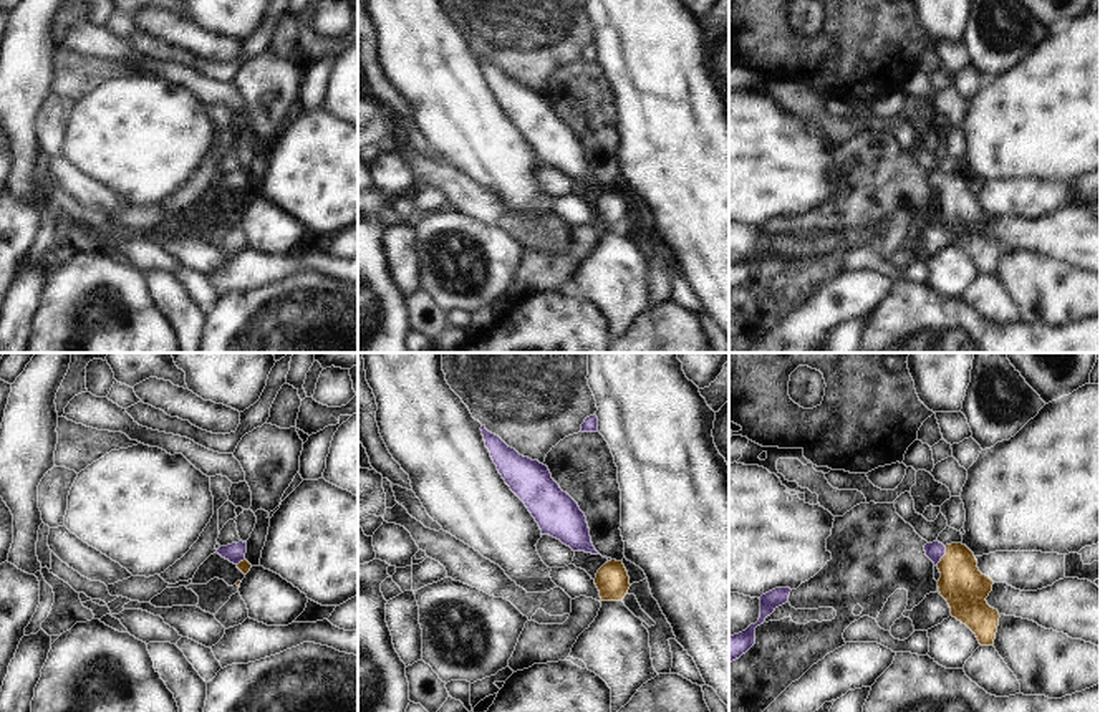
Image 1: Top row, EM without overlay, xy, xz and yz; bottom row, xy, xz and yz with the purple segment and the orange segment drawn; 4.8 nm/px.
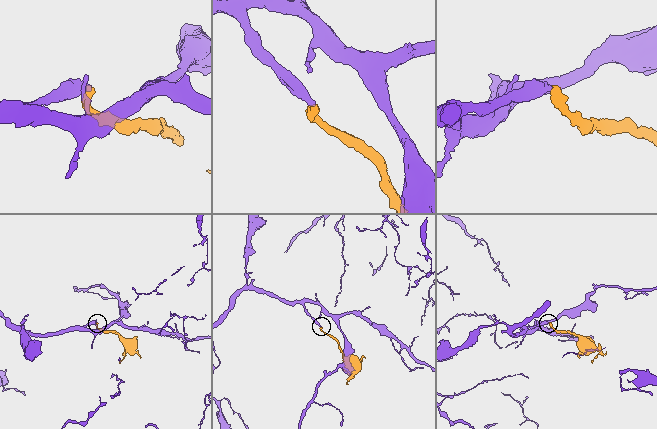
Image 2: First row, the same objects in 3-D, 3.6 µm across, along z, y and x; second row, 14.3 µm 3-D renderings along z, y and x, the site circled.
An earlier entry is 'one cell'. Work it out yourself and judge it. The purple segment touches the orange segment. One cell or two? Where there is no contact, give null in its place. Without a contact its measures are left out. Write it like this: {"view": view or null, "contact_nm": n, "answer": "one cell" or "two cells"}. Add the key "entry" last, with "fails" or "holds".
{"view": "yz", "contact_nm": 110, "answer": "one cell", "entry": "holds"}

